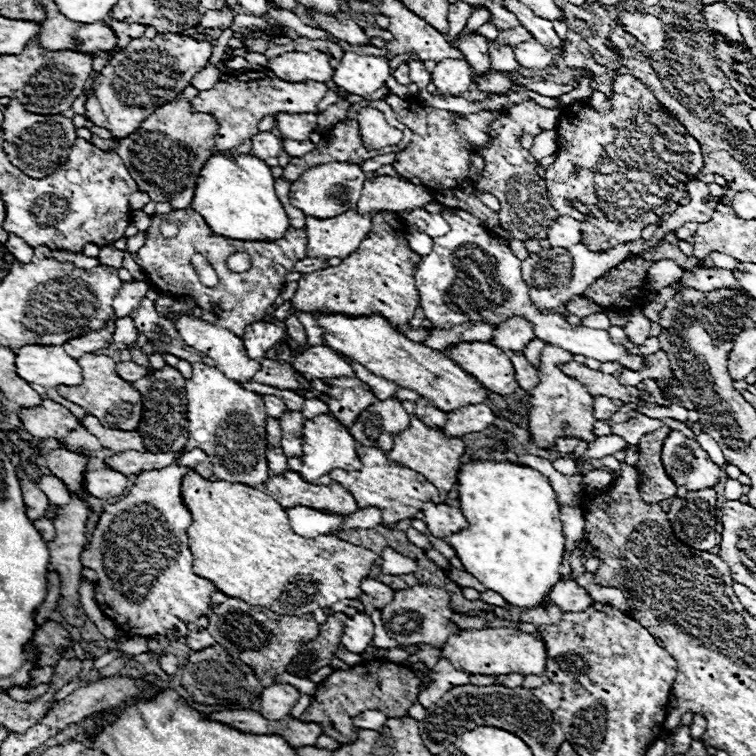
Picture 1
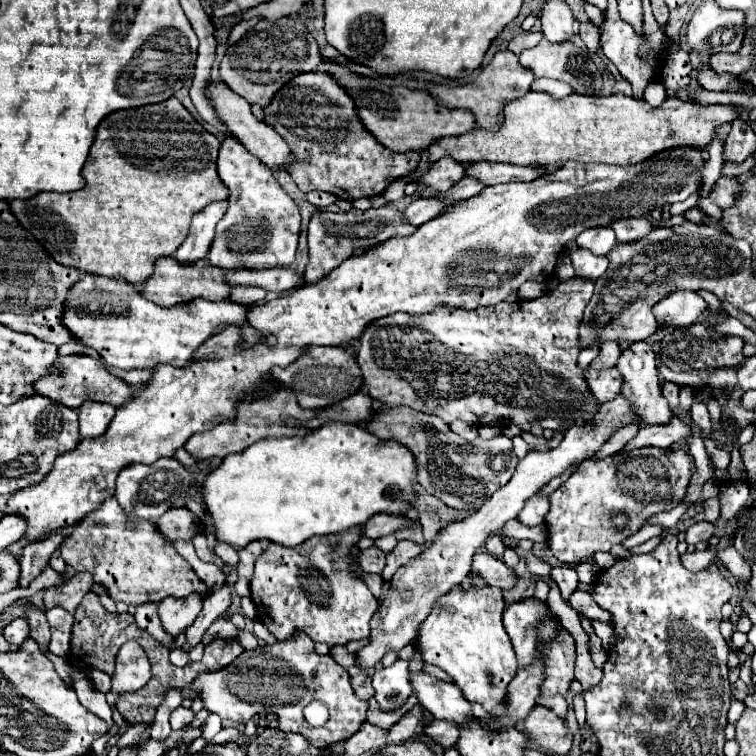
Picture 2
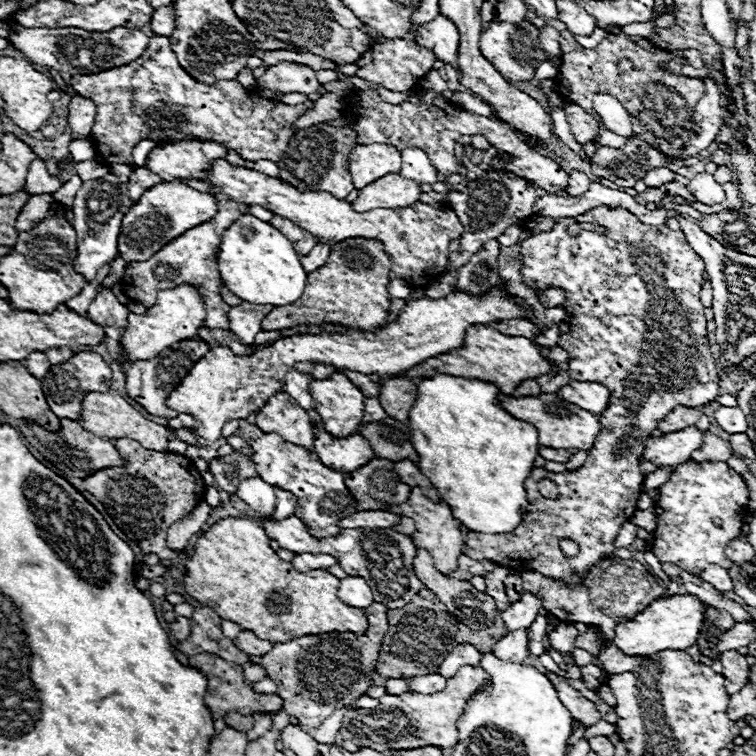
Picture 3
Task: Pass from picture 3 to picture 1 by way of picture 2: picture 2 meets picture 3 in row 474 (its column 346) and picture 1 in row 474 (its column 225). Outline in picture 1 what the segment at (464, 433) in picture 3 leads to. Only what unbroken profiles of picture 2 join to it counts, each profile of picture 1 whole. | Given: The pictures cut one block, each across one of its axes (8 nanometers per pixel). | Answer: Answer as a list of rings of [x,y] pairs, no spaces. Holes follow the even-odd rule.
[[[472,460],[462,464],[458,472],[458,500],[468,528],[458,534],[450,534],[444,540],[454,548],[464,570],[478,578],[486,590],[498,592],[510,606],[524,610],[536,608],[544,602],[556,582],[560,582],[560,564],[564,560],[566,538],[562,534],[560,506],[556,502],[556,492],[548,478],[538,470],[528,466],[518,466],[510,462],[488,462]]]

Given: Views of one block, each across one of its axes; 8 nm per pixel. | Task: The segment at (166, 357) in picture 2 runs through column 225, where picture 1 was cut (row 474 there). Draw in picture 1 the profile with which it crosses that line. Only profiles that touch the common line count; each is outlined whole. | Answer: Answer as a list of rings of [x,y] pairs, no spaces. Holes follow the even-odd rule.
[[[320,414],[320,416],[304,422],[304,444],[302,444],[302,448],[304,448],[304,452],[302,452],[304,466],[300,470],[300,476],[306,482],[314,482],[334,468],[342,468],[348,472],[362,468],[362,462],[356,454],[356,440],[352,438],[352,434],[348,432],[346,426],[342,426],[336,418],[332,418],[328,414]]]

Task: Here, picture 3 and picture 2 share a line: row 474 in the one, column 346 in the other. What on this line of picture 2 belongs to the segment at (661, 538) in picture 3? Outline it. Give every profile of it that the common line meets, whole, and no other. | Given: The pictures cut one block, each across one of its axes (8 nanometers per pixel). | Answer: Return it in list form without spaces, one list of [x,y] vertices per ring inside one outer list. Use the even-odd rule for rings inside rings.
[[[300,632],[296,640],[246,650],[228,668],[212,674],[200,674],[192,686],[198,690],[198,694],[202,694],[204,708],[218,714],[222,720],[246,724],[248,720],[272,714],[276,716],[282,732],[302,734],[314,748],[320,750],[356,734],[366,722],[368,712],[368,702],[356,698],[348,672],[330,654],[316,654],[314,642],[304,632]],[[312,700],[322,700],[328,704],[330,720],[322,728],[312,728],[302,716],[304,706],[308,706]]]

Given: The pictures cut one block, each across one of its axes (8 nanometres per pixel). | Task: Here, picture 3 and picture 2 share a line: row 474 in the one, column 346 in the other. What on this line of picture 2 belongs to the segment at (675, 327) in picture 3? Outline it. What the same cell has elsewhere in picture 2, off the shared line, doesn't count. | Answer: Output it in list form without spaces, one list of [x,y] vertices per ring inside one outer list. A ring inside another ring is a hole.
[[[354,526],[340,534],[314,536],[294,548],[272,542],[258,558],[250,584],[258,620],[278,640],[286,640],[296,628],[304,630],[314,642],[328,646],[368,638],[370,618],[378,610],[378,600],[354,570],[356,558],[350,550],[360,538],[362,526]]]

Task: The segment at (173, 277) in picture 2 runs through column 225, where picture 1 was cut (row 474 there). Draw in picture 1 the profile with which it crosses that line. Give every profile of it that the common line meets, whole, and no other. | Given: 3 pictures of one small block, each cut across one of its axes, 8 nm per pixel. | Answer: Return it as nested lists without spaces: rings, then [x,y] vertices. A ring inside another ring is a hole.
[[[286,470],[278,476],[270,476],[264,482],[264,486],[268,490],[266,494],[278,500],[284,508],[308,506],[318,510],[330,510],[336,514],[352,514],[358,510],[352,494],[340,484],[330,484],[330,486],[310,484],[304,482],[302,476],[294,470]]]

